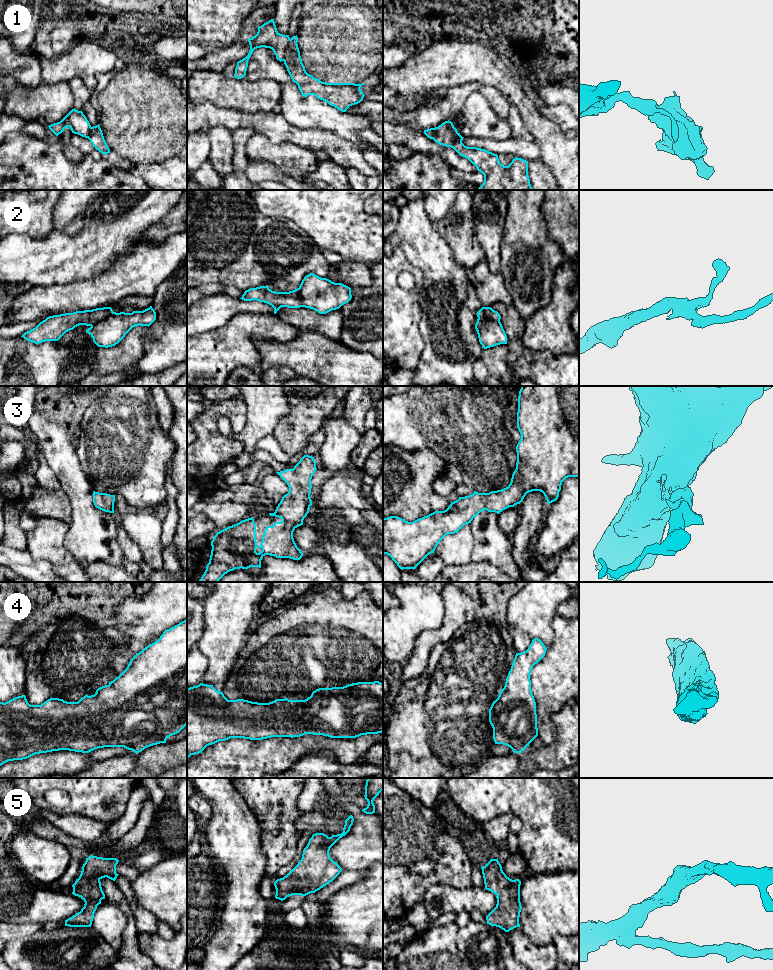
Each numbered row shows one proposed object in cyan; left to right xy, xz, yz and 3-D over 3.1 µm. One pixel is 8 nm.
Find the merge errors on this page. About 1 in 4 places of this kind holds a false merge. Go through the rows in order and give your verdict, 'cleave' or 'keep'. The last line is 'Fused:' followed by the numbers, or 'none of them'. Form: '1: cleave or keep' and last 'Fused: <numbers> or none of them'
1: cleave
2: cleave
3: keep
4: keep
5: keep
Fused: 1, 2

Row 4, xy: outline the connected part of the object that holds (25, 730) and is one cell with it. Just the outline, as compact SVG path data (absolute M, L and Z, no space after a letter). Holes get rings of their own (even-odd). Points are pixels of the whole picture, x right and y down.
M187 619L167 629L160 638L149 644L130 660L127 668L108 685L96 690L94 695L87 694L78 702L67 702L59 698L50 698L41 705L30 705L25 695L15 697L5 703L0 702L0 766L8 761L27 759L35 754L59 750L89 753L98 748L124 747L136 754L147 747L166 743L168 737L179 733L187 725Z

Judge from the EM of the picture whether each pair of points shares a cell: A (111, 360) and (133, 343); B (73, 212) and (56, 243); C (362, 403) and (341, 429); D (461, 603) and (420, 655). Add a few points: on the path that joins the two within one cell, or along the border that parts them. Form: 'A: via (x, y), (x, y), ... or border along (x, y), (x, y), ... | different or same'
A: via (116, 359), (128, 348) | same
B: border along (82, 218), (82, 227), (74, 234), (53, 229) | different
C: border along (341, 414), (361, 435) | different
D: via (455, 616), (452, 622), (430, 642) | same

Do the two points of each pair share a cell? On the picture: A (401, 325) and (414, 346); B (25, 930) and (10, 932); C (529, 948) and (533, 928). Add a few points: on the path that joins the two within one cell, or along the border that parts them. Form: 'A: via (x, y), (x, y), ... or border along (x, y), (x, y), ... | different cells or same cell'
A: via (401, 330), (401, 333), (409, 341) | same cell
B: via (21, 930), (14, 931) | same cell
C: border along (520, 926), (522, 931), (537, 945), (552, 943) | different cells

